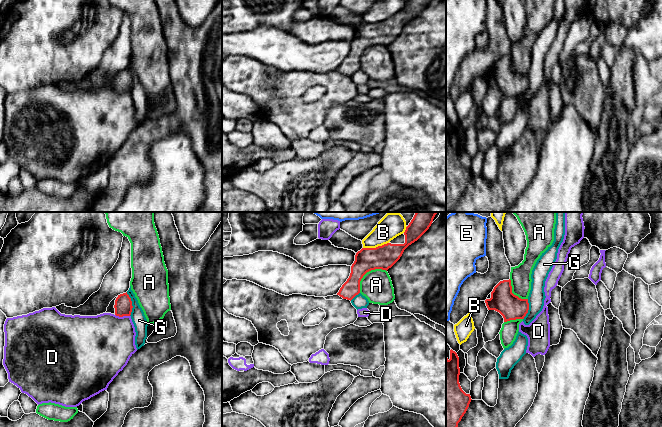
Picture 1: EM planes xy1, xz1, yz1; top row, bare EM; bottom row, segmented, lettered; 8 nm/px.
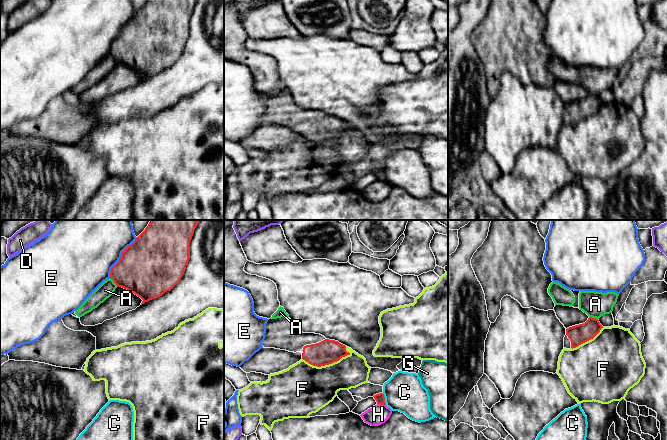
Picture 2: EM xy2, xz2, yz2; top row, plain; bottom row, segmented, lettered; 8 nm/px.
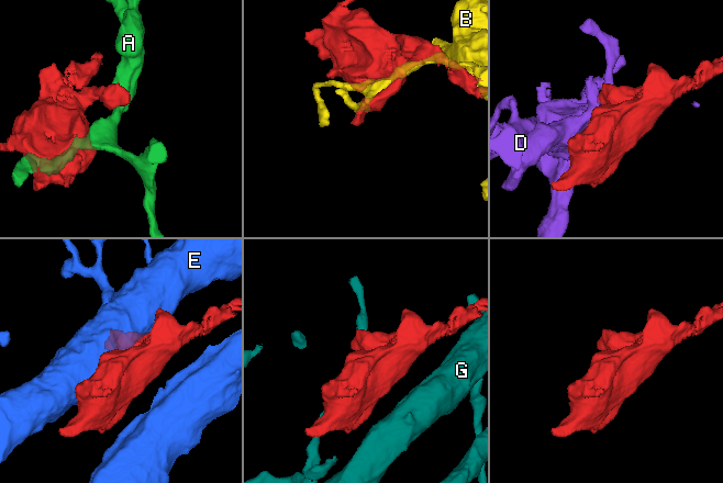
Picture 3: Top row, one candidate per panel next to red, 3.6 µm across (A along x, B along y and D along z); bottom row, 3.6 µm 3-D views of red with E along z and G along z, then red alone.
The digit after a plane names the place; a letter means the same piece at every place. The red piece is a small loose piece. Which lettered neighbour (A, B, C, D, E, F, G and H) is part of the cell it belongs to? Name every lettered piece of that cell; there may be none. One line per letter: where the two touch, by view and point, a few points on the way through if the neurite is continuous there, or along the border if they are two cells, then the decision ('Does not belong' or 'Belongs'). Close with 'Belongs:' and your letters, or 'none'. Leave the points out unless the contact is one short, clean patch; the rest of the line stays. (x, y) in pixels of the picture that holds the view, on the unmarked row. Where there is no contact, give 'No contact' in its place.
A: Touches red at xz1 (366, 48). Does not belong
B: Touches red at xz1 (376, 23). Does not belong
C: Touches red at xz2 (384, 175). Does not belong
D: Touches red at xy1 (122, 92). Boundary: xy1 (115, 90), (129, 92). Does not belong
E: Touches red at xy2 (121, 33). Does not belong
F: Touches red at xz2 (326, 140). Does not belong
G: Touches red at xy1 (131, 80). Boundary: xy1 (126, 68), (132, 82), (130, 91). Does not belong
H: Touches red at xz2 (381, 180). Boundary: xz2 (377, 179), (385, 181). Does not belong
Belongs: none

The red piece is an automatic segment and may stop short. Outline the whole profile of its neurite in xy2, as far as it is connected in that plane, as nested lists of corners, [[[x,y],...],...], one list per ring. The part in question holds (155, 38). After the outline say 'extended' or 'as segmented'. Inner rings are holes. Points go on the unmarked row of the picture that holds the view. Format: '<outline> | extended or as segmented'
[[[148,0],[111,44],[110,54],[140,73],[144,80],[170,67],[181,56],[190,35],[190,17],[198,0]]] | as segmented

